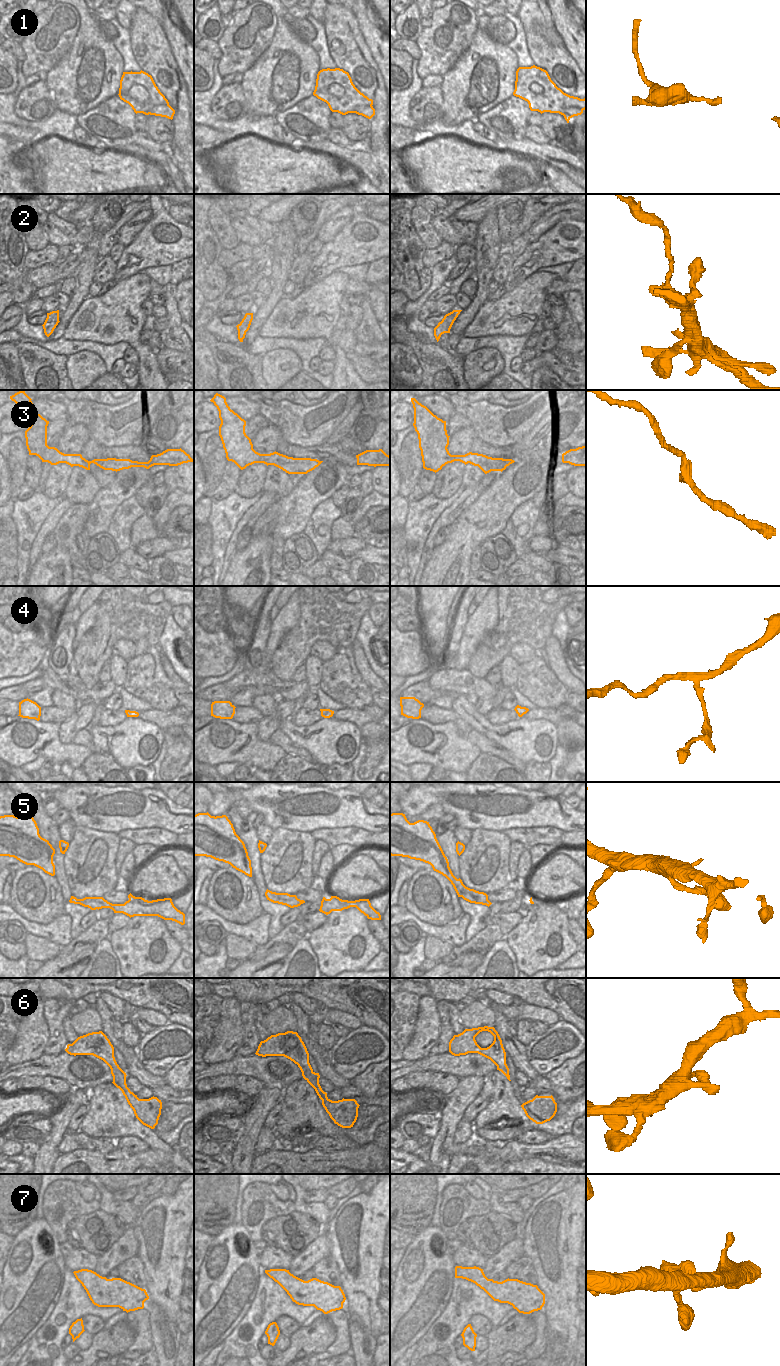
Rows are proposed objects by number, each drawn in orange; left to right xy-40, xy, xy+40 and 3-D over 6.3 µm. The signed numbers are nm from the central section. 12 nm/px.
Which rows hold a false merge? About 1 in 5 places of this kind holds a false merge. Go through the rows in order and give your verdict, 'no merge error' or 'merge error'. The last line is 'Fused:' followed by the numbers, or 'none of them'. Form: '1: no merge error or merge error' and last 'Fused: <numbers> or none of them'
1: no merge error
2: merge error
3: no merge error
4: no merge error
5: no merge error
6: no merge error
7: no merge error
Fused: 2

